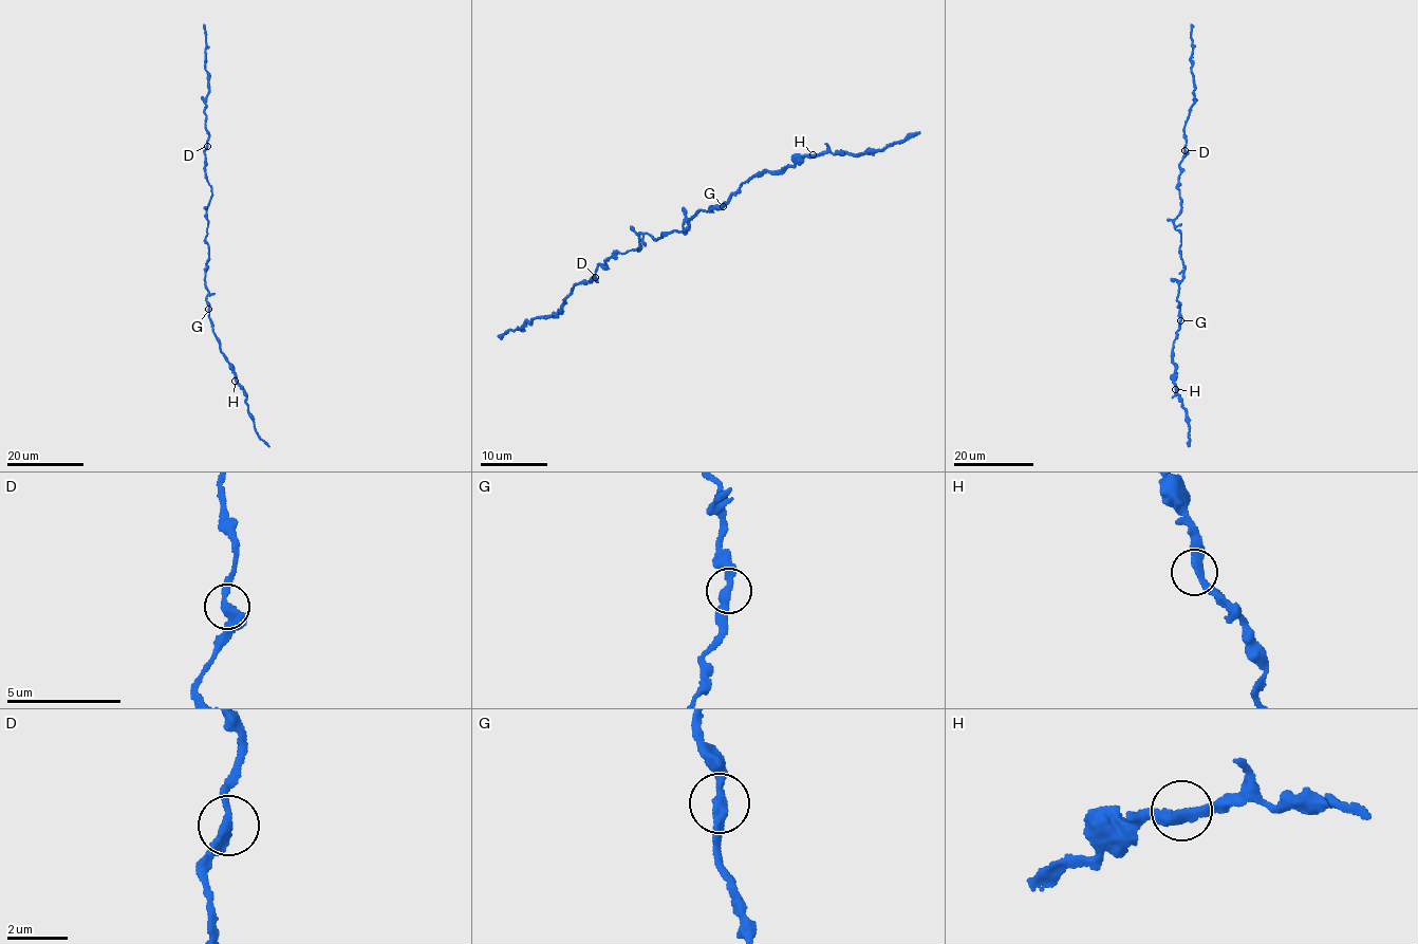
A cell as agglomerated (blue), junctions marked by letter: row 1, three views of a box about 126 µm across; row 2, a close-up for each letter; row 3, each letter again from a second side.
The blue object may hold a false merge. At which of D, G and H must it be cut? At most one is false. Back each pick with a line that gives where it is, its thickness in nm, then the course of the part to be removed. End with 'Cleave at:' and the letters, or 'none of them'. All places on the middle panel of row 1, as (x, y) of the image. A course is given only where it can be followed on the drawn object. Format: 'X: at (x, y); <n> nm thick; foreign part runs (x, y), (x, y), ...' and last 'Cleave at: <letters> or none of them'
Cleave at: none of them

